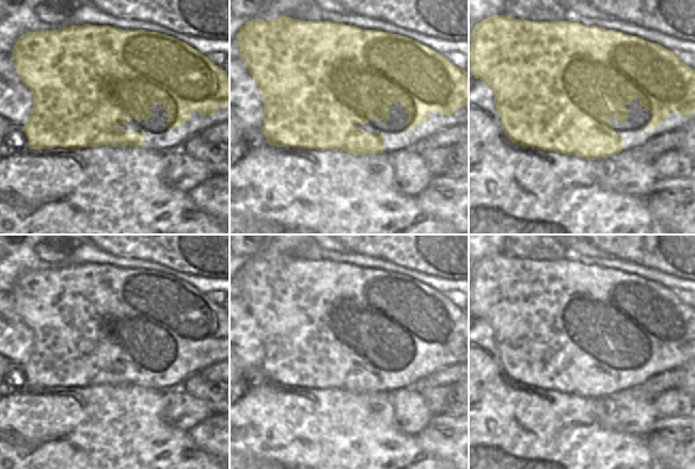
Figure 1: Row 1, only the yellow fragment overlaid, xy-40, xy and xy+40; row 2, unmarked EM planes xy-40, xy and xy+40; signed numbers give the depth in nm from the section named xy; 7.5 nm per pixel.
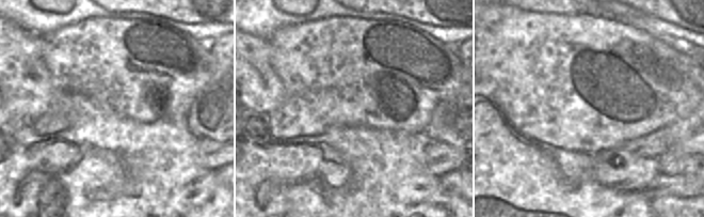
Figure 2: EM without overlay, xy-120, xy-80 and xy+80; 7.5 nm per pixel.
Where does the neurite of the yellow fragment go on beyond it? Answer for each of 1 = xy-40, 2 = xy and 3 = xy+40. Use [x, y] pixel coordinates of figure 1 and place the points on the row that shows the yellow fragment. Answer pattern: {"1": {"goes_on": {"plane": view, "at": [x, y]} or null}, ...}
{"1": {"goes_on": null}, "2": {"goes_on": null}, "3": {"goes_on": null}}

